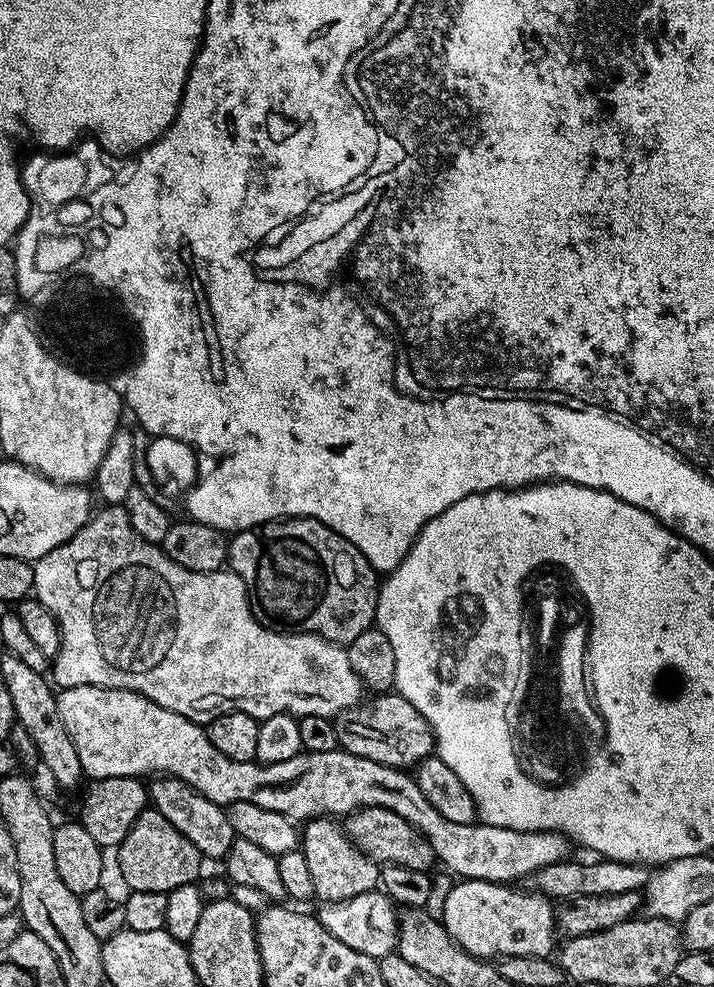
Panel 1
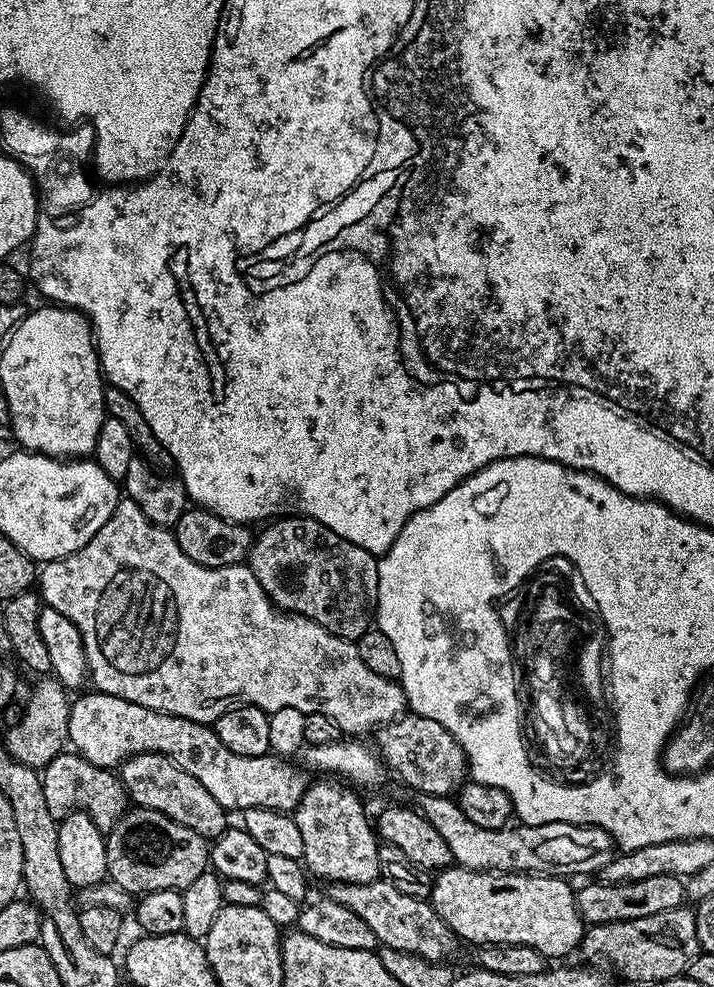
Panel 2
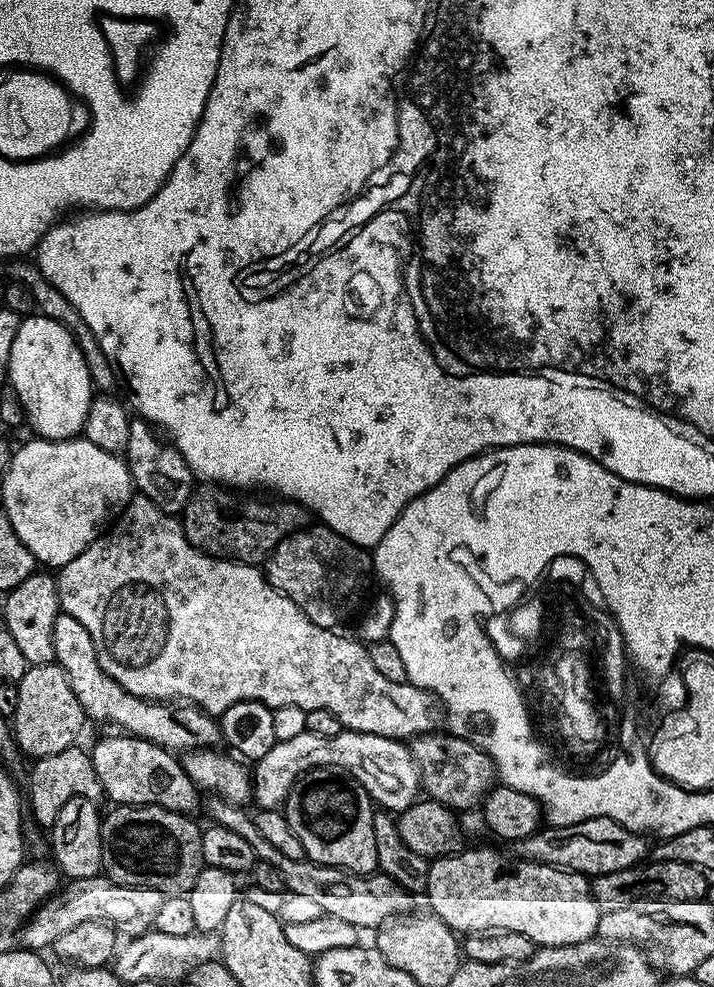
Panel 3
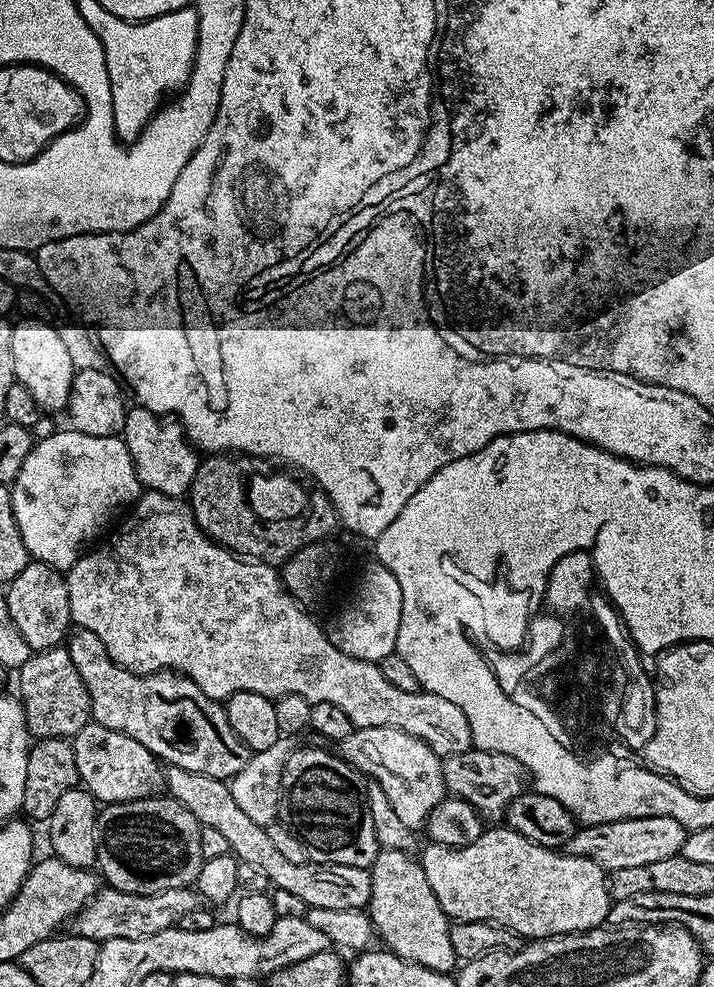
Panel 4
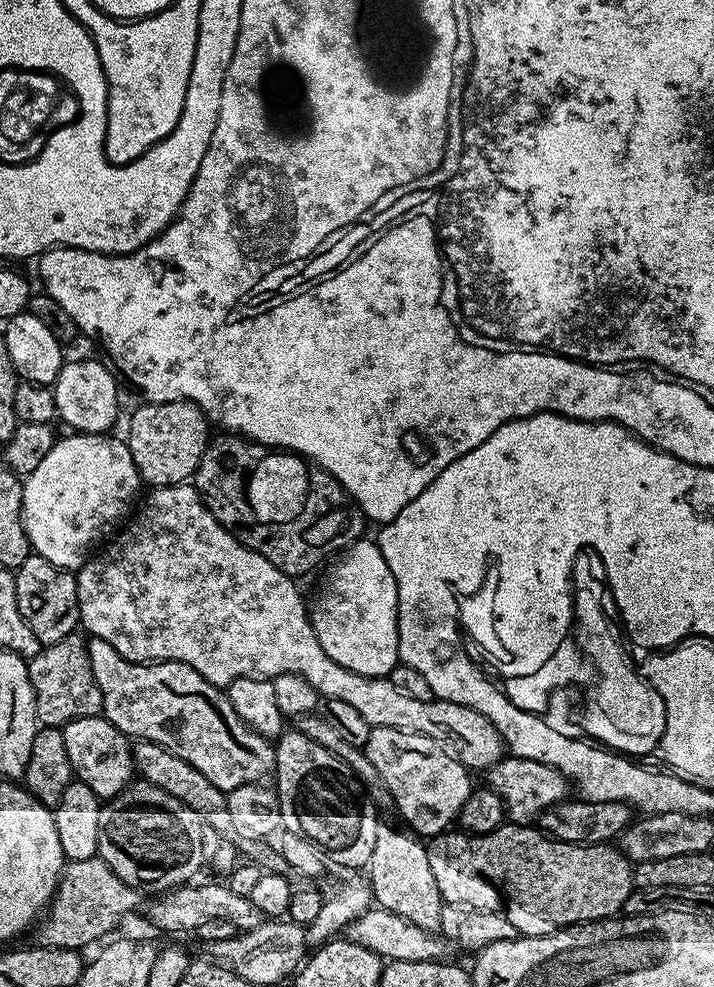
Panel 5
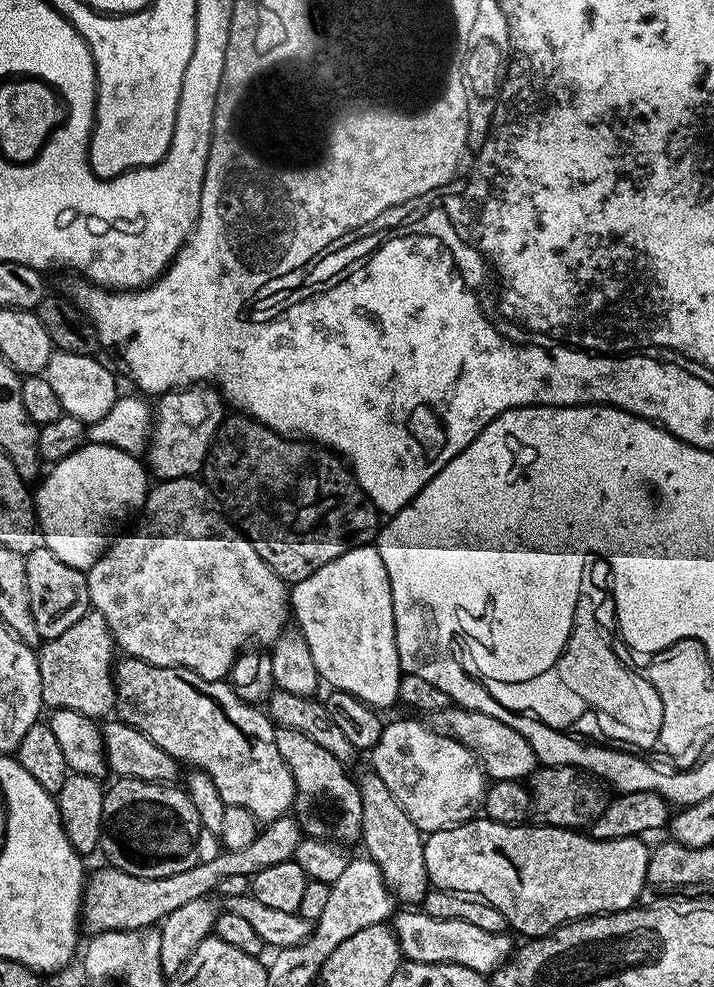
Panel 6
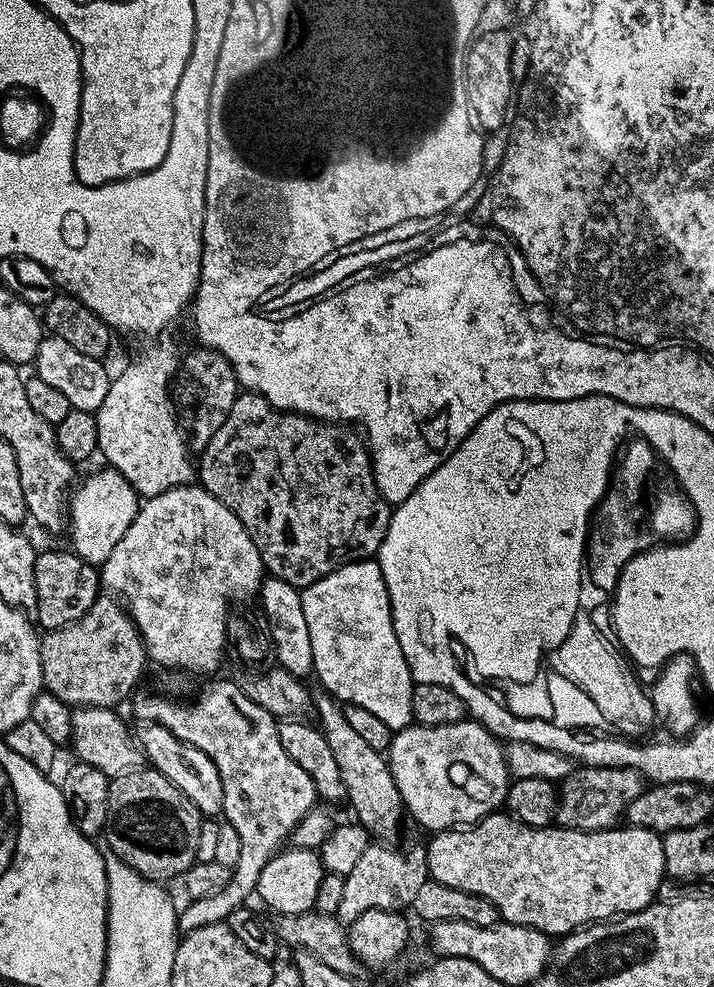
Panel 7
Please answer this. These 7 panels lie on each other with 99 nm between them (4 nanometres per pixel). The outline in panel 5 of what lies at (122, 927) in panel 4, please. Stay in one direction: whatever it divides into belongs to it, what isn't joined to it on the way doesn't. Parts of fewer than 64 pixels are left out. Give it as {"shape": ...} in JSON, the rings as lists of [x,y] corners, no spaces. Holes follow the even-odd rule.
{"shape":[[[189,882],[179,888],[173,888],[157,895],[156,900],[148,908],[148,920],[160,932],[188,932],[195,933],[198,926],[213,918],[222,918],[226,922],[234,922],[236,929],[248,932],[252,928],[265,923],[266,917],[250,902],[248,896],[234,894],[227,883],[196,884]]]}

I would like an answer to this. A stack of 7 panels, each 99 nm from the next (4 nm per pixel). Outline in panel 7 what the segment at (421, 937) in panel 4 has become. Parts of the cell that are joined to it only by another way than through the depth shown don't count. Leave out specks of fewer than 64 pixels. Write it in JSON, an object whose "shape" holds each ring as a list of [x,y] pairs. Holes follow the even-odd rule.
{"shape":[[[320,690],[314,696],[314,714],[318,719],[319,729],[324,733],[326,743],[334,754],[334,762],[338,762],[338,770],[342,773],[344,794],[347,803],[352,803],[356,811],[355,823],[361,824],[368,831],[369,837],[381,841],[391,841],[391,836],[400,832],[400,819],[405,819],[402,794],[398,794],[398,786],[394,786],[394,774],[390,774],[388,757],[383,752],[374,750],[346,722],[346,714],[336,697],[329,696]]]}

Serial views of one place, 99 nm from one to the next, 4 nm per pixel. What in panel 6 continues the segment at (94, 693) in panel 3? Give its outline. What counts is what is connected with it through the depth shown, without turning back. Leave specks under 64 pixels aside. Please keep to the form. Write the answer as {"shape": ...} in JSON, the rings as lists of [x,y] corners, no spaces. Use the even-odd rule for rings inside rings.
{"shape":[[[120,658],[114,664],[116,681],[115,719],[134,726],[150,742],[162,746],[166,754],[176,761],[190,764],[213,779],[222,802],[226,805],[242,806],[256,815],[257,821],[271,822],[279,816],[289,815],[296,803],[296,783],[288,763],[278,754],[277,727],[263,707],[247,704],[238,698],[236,689],[224,680],[207,680],[189,668],[163,668],[145,660]]]}

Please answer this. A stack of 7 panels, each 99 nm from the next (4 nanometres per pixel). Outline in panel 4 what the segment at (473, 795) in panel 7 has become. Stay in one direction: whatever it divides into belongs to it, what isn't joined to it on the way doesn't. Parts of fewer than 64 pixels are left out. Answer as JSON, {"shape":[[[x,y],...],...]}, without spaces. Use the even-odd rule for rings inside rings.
{"shape":[[[386,726],[357,728],[352,731],[350,738],[339,741],[338,755],[361,776],[378,782],[378,786],[386,790],[390,806],[394,806],[398,819],[406,826],[423,829],[434,806],[445,799],[444,765],[441,757],[426,742],[402,730]]]}

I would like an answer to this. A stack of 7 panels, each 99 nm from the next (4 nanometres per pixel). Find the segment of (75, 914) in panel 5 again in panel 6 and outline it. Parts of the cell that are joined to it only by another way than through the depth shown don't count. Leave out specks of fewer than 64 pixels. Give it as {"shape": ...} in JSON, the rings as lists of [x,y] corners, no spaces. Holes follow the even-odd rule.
{"shape":[[[289,814],[265,823],[257,831],[254,842],[250,842],[250,846],[245,846],[242,850],[221,850],[218,858],[212,859],[211,862],[197,862],[194,866],[190,866],[190,870],[182,870],[179,874],[170,874],[170,878],[138,878],[117,868],[103,866],[104,868],[98,869],[93,876],[91,873],[84,882],[84,899],[80,902],[80,919],[83,927],[85,929],[88,927],[89,933],[95,934],[98,932],[129,932],[159,925],[160,921],[166,919],[170,914],[174,914],[174,910],[186,906],[186,902],[211,897],[211,892],[215,893],[219,889],[222,878],[230,878],[233,874],[242,874],[251,878],[257,876],[262,870],[267,870],[270,866],[278,866],[278,862],[293,859],[301,839],[300,821],[296,819],[295,815]]]}

